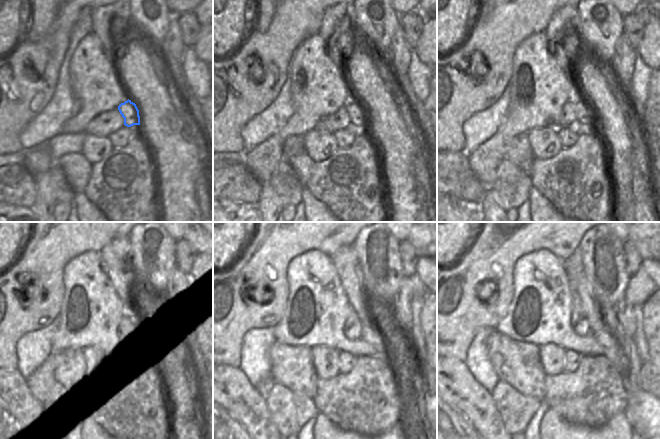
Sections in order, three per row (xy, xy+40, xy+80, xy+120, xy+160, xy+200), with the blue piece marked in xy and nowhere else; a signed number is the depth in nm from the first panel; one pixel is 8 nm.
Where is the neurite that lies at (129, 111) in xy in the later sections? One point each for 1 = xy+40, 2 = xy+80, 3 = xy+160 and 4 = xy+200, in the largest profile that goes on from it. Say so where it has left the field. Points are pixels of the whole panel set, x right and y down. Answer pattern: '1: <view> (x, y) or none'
1: xy+40 (356, 111)
2: xy+80 (583, 112)
3: xy+160 (385, 343)
4: xy+200 (614, 351)

